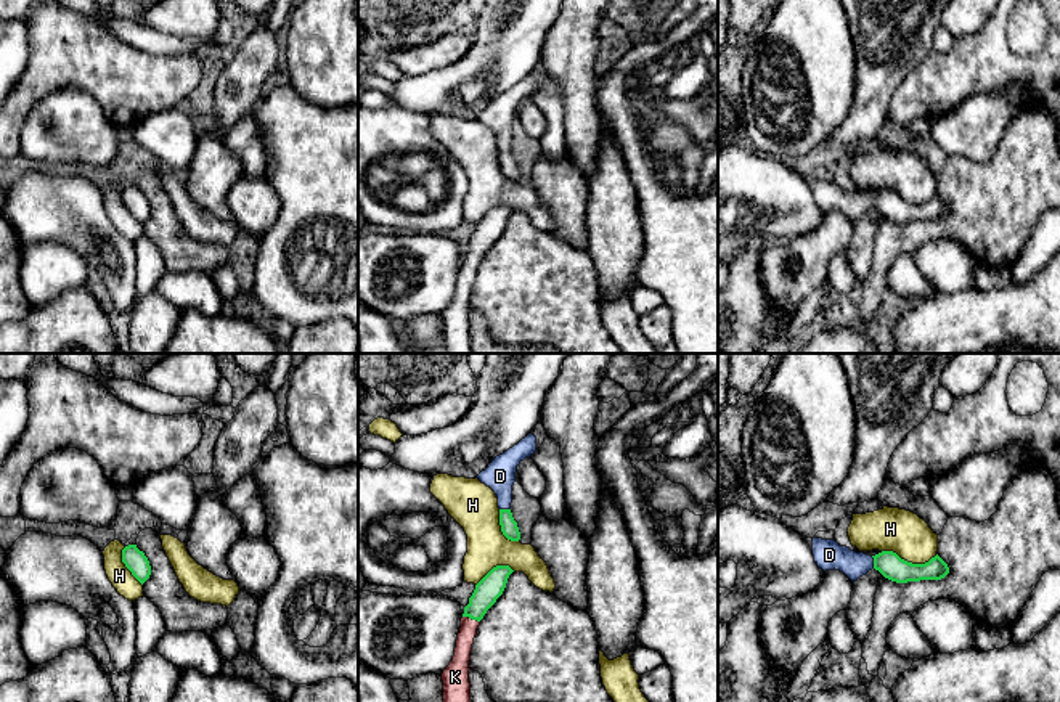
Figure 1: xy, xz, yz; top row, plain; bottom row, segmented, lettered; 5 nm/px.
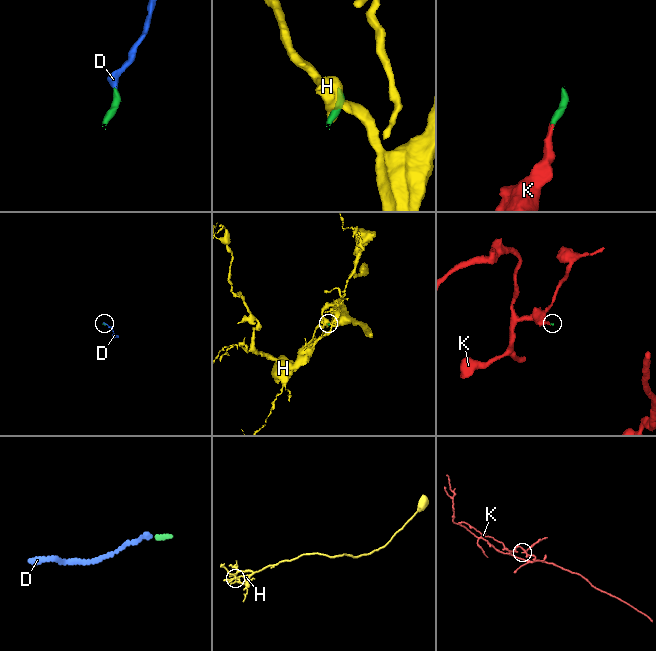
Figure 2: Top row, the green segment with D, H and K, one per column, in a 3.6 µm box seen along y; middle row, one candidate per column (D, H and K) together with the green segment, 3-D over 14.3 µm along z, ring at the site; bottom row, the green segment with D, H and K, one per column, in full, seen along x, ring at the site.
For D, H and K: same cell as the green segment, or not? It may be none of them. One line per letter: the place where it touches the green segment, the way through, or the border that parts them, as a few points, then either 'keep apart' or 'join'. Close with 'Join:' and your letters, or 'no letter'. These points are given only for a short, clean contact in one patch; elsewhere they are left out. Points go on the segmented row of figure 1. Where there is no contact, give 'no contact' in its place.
D: contact yz (874, 563); way yz (887, 563), (874, 563), (848, 563), (829, 555); join
H: contact yz (909, 563); keep apart
K: contact xz (471, 617); way xz (492, 585), (471, 617), (460, 665); join
Join: D, K

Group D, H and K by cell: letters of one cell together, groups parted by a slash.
D K / H

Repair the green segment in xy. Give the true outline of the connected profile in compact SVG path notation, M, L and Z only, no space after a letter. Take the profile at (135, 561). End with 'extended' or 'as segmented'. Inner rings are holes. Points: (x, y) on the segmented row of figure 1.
M128 545L122 549L122 562L141 585L149 578L149 561L137 545Z; as segmented

